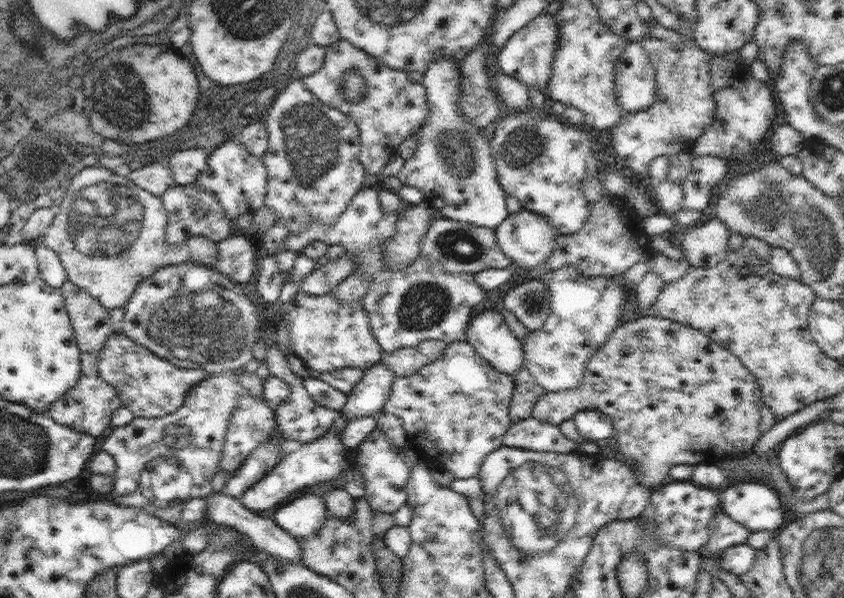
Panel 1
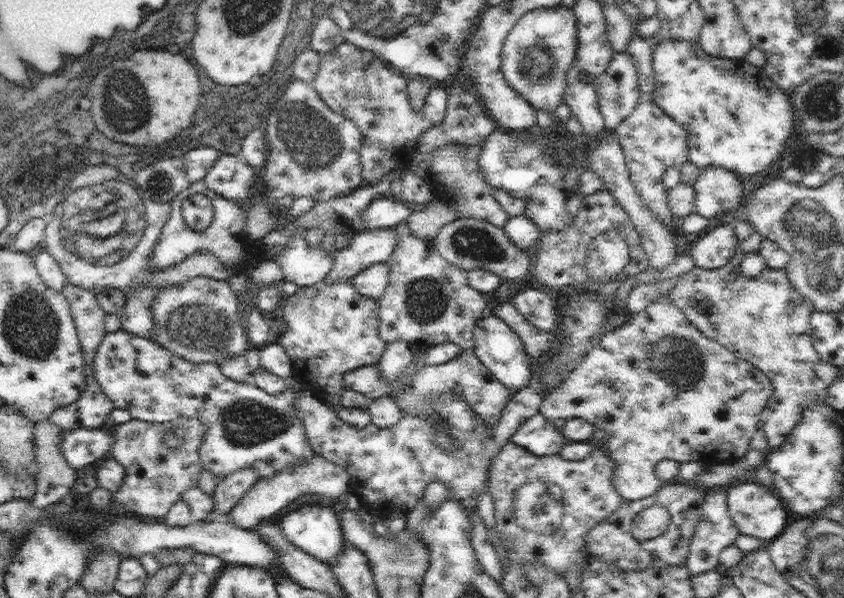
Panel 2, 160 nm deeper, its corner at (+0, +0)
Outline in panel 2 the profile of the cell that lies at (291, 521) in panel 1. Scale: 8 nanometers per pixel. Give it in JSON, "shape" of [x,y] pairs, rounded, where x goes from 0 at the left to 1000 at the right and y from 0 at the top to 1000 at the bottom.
{"shape":[[[360,844],[341,858],[334,868],[332,880],[336,896],[352,913],[355,920],[368,926],[372,933],[380,936],[387,945],[392,936],[398,936],[409,920],[409,903],[404,873],[400,871],[398,856],[392,848],[382,844]]]}

